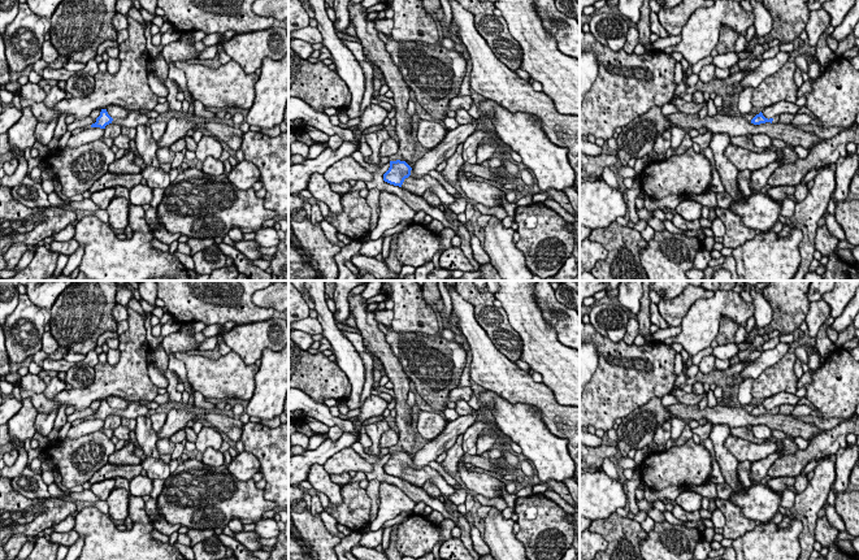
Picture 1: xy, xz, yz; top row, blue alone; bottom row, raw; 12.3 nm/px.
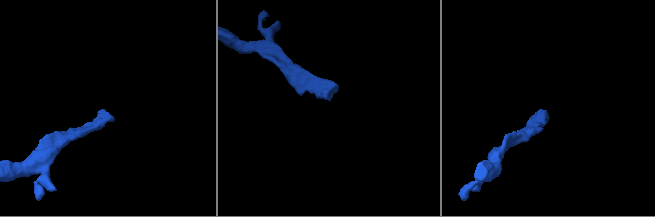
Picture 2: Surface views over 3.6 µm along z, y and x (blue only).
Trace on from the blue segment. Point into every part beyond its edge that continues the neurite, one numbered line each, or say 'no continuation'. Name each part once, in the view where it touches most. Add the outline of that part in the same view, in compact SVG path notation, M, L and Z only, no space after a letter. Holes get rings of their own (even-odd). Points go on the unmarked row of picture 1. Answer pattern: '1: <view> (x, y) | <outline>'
1: xz (419, 477) | M424 466L421 469L411 468L409 470L404 470L402 479L421 489L426 482L431 482L439 489L441 495L447 498L455 492L455 489L450 486L435 469L429 466Z

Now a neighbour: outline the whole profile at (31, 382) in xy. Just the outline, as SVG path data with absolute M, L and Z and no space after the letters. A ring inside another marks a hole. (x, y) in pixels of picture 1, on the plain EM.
M27 373L25 377L21 378L21 385L23 390L34 391L36 394L43 394L45 390L43 378L31 373Z

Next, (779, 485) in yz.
M777 477L777 478L771 478L767 486L772 491L782 495L788 490L788 487L794 486L794 483L795 483L794 477Z

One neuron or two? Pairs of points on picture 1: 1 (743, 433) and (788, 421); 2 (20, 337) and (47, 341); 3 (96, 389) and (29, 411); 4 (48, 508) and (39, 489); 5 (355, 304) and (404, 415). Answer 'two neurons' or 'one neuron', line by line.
1: two neurons
2: two neurons
3: two neurons
4: two neurons
5: one neuron

